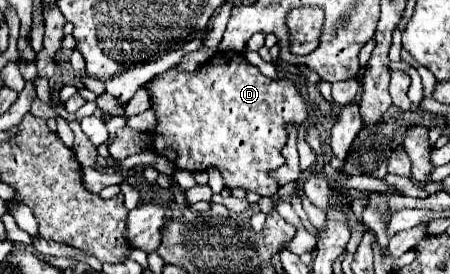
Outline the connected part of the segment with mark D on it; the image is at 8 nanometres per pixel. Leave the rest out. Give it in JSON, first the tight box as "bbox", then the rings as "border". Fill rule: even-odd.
{"bbox":[132,51,306,197],"border":[[[228,51],[216,53],[194,73],[180,73],[176,69],[162,73],[160,77],[150,81],[148,93],[158,123],[148,137],[138,135],[136,131],[132,133],[140,153],[144,139],[150,139],[154,145],[154,153],[166,157],[170,163],[176,165],[176,169],[186,169],[194,173],[208,167],[218,167],[228,187],[250,189],[264,197],[272,197],[278,193],[280,185],[270,173],[286,163],[282,157],[282,147],[288,141],[286,125],[302,123],[306,119],[306,101],[290,81],[270,81],[254,65],[250,65],[242,53]]]}

